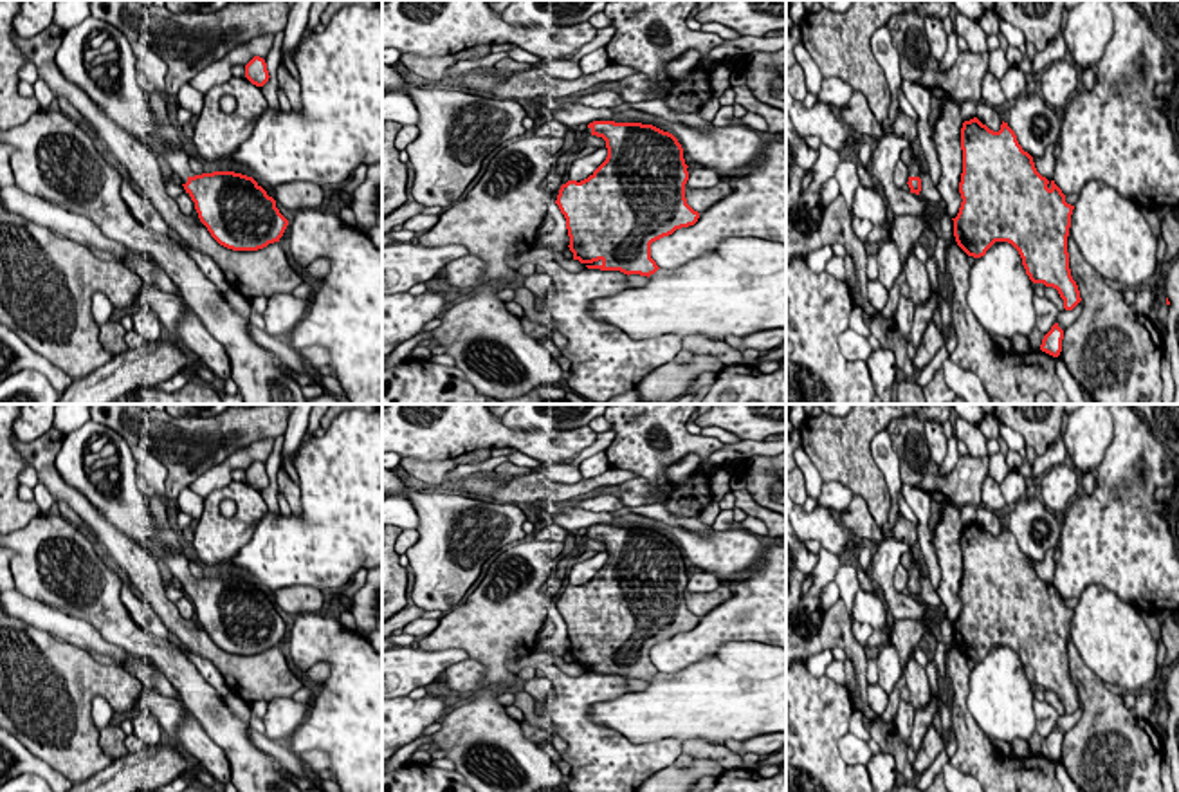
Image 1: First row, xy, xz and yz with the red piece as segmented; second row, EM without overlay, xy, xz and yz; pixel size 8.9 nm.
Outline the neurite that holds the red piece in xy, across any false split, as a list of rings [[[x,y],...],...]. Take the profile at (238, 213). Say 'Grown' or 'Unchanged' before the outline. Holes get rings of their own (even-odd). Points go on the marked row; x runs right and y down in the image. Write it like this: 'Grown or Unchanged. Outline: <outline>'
Grown. Outline: [[[157,146],[164,166],[178,177],[195,202],[211,236],[233,251],[258,251],[279,242],[288,220],[276,200],[252,179],[234,171],[195,175],[189,153],[177,146]]]

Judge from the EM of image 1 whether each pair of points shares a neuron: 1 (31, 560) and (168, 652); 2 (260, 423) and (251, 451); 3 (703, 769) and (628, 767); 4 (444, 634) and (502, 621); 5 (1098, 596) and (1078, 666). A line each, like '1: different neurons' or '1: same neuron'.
1: same neuron
2: different neurons
3: different neurons
4: same neuron
5: different neurons

